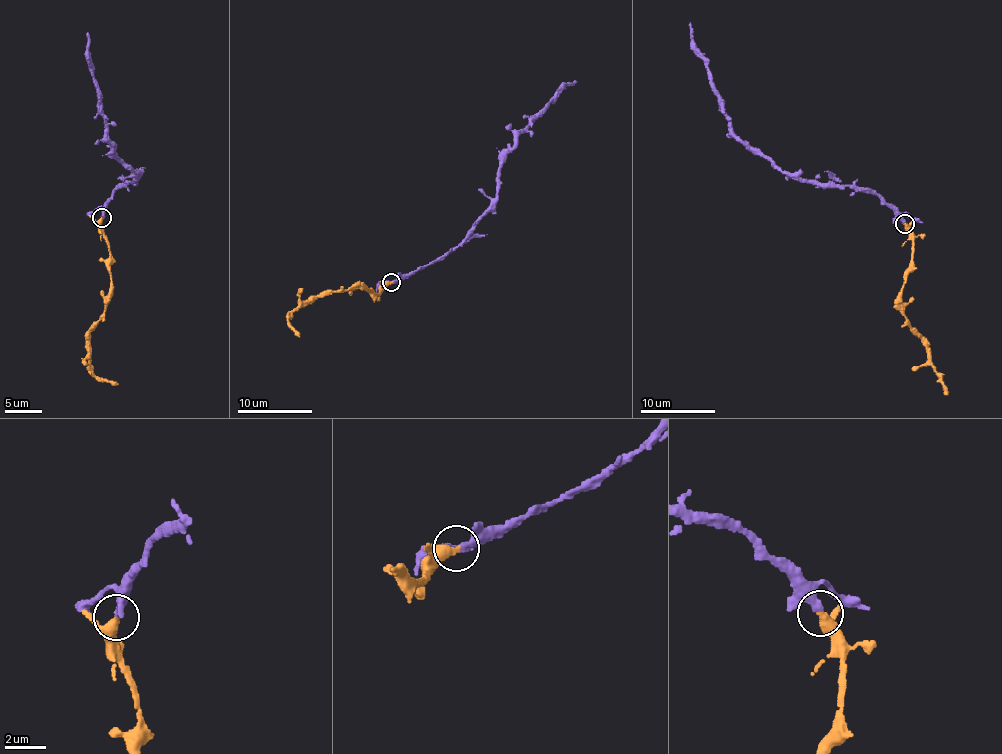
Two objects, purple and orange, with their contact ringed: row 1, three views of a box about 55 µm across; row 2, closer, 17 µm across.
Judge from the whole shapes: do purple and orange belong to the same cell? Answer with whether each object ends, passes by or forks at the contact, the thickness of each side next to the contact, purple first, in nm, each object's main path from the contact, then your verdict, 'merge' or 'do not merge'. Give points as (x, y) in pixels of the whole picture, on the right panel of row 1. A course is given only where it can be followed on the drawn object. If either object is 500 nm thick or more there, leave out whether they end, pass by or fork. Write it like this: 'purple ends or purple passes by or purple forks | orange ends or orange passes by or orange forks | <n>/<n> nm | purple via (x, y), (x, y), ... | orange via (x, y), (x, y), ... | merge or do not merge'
purple ends | orange passes by | 380/320 nm | purple via (904, 222), (874, 194), (819, 186), (779, 171), (742, 143), (732, 132), (706, 59), (692, 40), (691, 23) | orange via (904, 224), (912, 250), (901, 303), (907, 324), (924, 340), (928, 364), (946, 394) | merge

